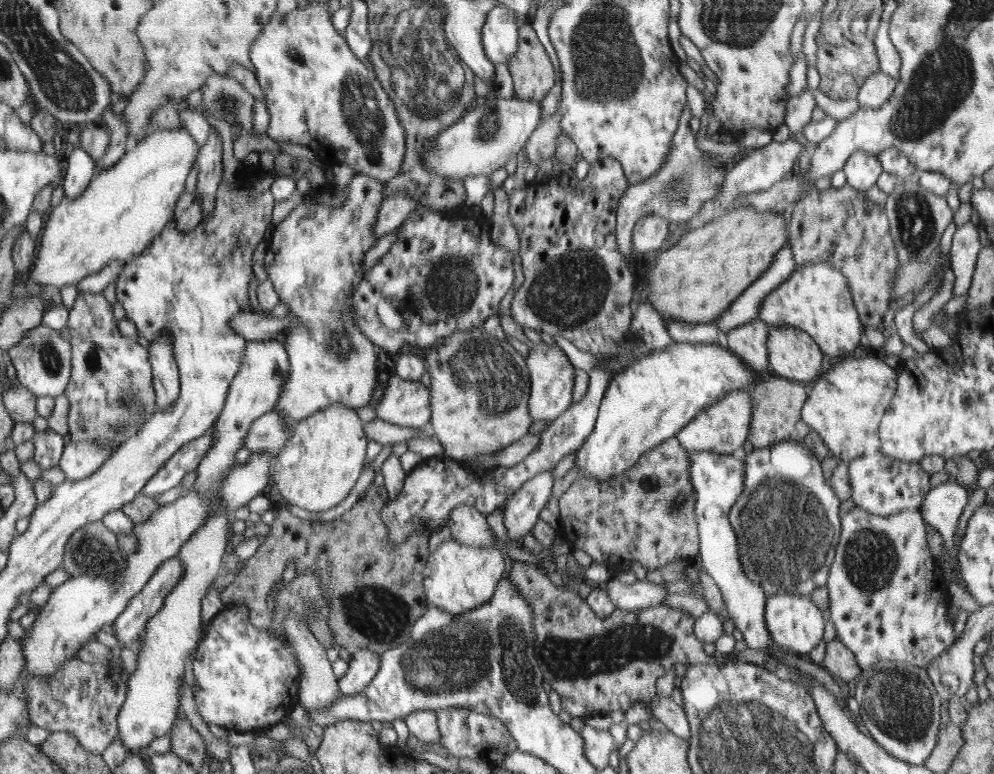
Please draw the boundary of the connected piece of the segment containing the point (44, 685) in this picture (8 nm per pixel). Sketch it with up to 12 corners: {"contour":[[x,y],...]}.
{"contour":[[76,658],[26,677],[32,725],[101,755],[128,698],[124,669]]}

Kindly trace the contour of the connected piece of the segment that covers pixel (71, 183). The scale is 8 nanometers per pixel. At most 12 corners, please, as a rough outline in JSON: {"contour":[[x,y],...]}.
{"contour":[[82,147],[68,149],[64,194],[74,200],[93,180],[96,162]]}

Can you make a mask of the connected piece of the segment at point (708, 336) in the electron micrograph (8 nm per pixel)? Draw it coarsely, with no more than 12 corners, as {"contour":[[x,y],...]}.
{"contour":[[666,319],[677,343],[718,343],[718,326]]}

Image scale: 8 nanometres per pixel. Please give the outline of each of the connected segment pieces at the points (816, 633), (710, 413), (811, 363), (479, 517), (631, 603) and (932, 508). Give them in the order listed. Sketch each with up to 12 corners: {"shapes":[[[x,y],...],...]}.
{"shapes":[[[810,596],[768,598],[766,628],[774,644],[806,657],[825,620]],[[733,391],[676,437],[690,452],[731,455],[746,442],[750,396]],[[770,326],[774,377],[809,386],[823,352],[803,330]],[[462,504],[447,527],[463,546],[496,548],[486,516]],[[610,578],[606,595],[620,611],[664,605],[666,586]],[[950,480],[918,509],[944,540],[953,572],[955,531],[971,489]]]}

